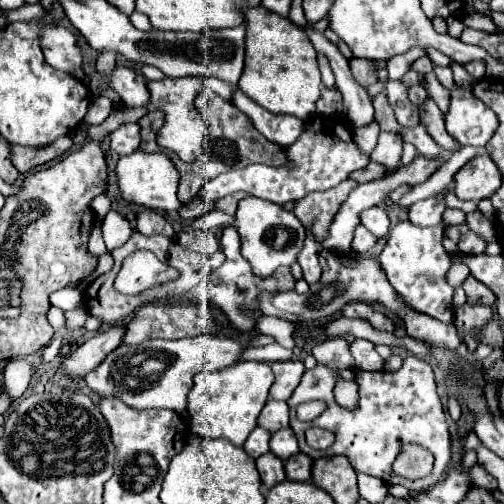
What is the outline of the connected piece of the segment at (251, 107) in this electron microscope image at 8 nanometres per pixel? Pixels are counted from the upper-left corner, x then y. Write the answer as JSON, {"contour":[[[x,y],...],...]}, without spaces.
{"contour":[[[237,86],[233,92],[233,104],[253,122],[253,126],[271,142],[281,144],[281,146],[291,146],[297,136],[301,134],[303,120],[297,120],[295,116],[273,116],[271,112],[265,112],[259,104],[249,100]]]}

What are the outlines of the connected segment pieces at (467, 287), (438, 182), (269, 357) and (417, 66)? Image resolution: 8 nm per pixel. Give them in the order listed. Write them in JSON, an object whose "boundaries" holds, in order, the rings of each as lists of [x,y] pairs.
{"boundaries":[[[[469,276],[463,282],[463,290],[467,294],[467,304],[487,304],[493,306],[493,302],[497,300],[493,296],[493,292],[489,292],[489,288],[485,288],[481,282],[477,282],[473,276]]],[[[463,146],[461,148],[461,152],[457,152],[457,154],[453,154],[451,156],[451,160],[447,160],[447,164],[443,164],[433,176],[431,176],[431,180],[429,182],[425,182],[425,184],[419,184],[419,186],[413,186],[401,200],[399,200],[399,206],[403,206],[403,208],[409,208],[413,202],[417,202],[417,200],[423,200],[423,198],[431,198],[431,196],[435,196],[435,194],[439,194],[439,192],[443,192],[451,182],[453,182],[453,176],[455,176],[455,172],[457,170],[461,170],[463,168],[463,164],[465,162],[469,162],[469,160],[473,160],[475,156],[477,156],[477,148],[473,148],[473,146]]],[[[277,342],[264,347],[247,347],[241,354],[243,360],[260,362],[286,361],[293,357],[293,351],[279,345]]],[[[423,56],[423,58],[419,58],[417,62],[411,64],[411,70],[415,70],[419,74],[419,82],[421,82],[421,86],[425,86],[425,76],[433,70],[433,64],[427,56]]]]}

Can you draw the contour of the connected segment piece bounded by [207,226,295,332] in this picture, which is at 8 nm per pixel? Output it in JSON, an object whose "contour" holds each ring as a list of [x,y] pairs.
{"contour":[[[227,226],[223,230],[221,236],[221,248],[227,256],[225,264],[217,270],[211,272],[209,280],[207,280],[207,290],[209,290],[209,298],[211,302],[227,316],[227,320],[231,322],[231,326],[237,332],[253,332],[257,318],[261,318],[261,308],[259,308],[259,294],[261,292],[271,292],[271,294],[279,294],[279,292],[289,292],[295,286],[295,278],[291,276],[291,268],[281,268],[281,272],[275,272],[273,276],[269,276],[267,280],[257,280],[249,268],[249,264],[245,264],[245,260],[241,260],[241,252],[239,252],[239,234],[235,228]]]}

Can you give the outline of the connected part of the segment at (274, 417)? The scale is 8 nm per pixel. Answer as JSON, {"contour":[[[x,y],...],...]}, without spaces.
{"contour":[[[267,400],[265,408],[259,414],[257,424],[269,432],[277,432],[285,426],[289,426],[289,408],[287,402],[279,402],[279,400]]]}

